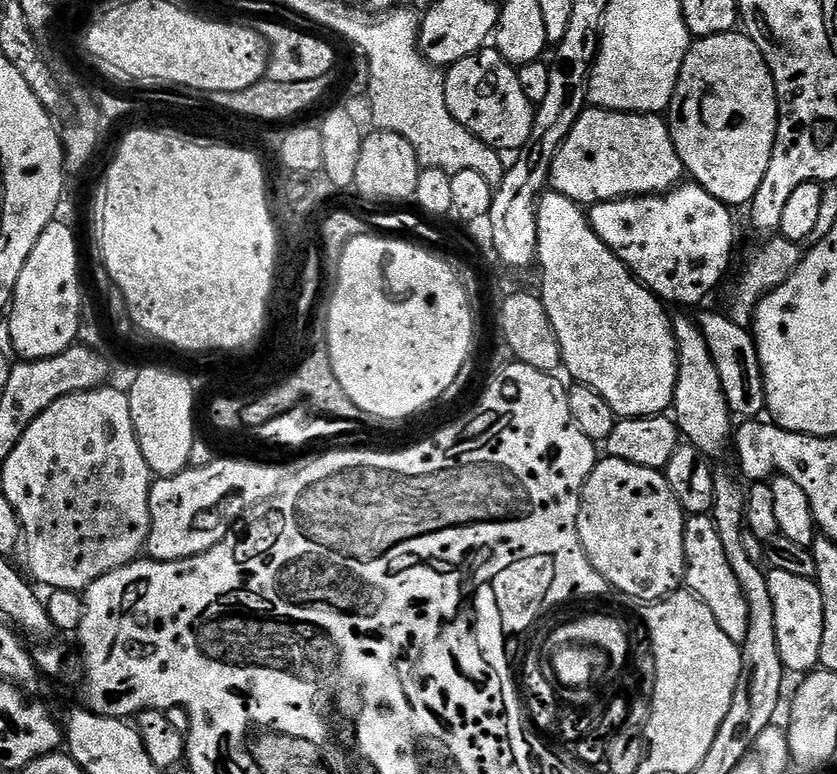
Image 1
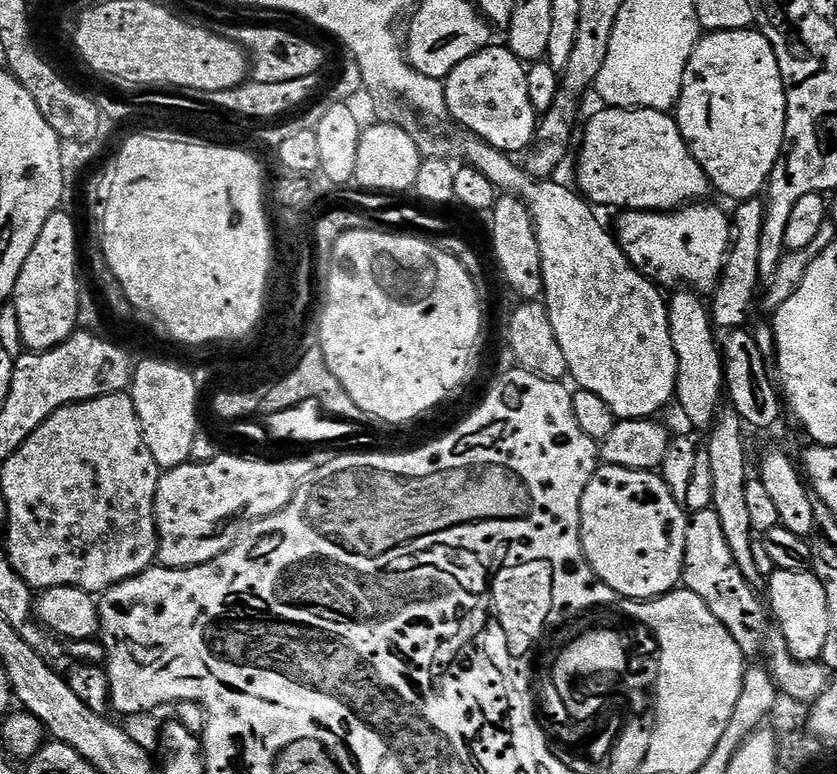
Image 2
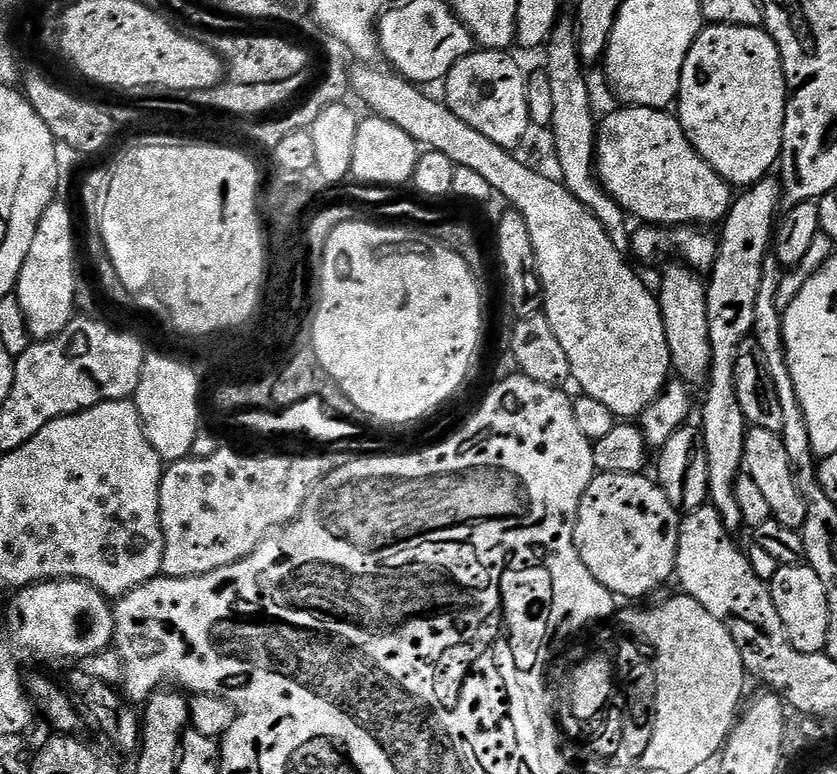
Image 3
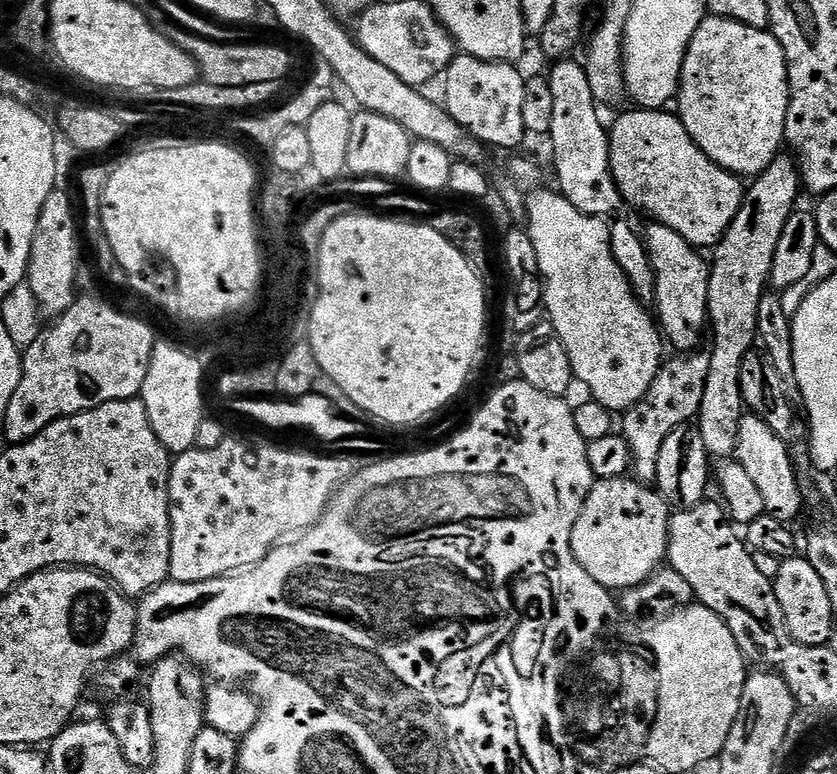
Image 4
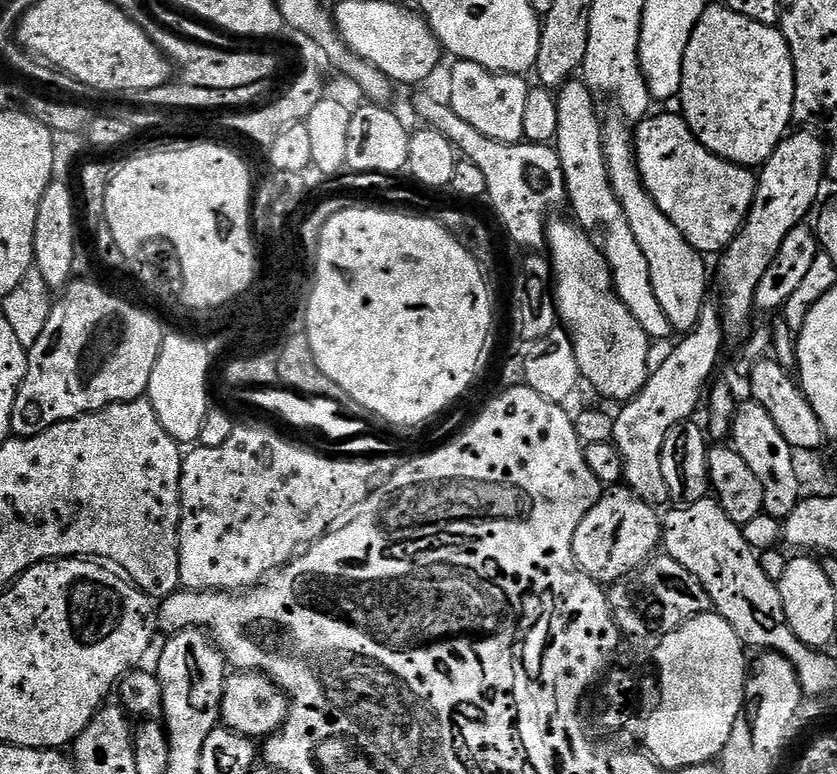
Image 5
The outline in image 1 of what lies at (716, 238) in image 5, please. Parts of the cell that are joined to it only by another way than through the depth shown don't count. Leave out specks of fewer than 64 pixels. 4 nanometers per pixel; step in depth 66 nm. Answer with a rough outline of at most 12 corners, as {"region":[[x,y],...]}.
{"region":[[589,106],[551,191],[591,206],[685,179],[660,114]]}

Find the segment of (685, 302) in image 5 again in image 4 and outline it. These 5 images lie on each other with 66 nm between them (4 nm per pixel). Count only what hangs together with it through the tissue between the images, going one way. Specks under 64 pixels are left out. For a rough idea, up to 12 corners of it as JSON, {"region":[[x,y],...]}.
{"region":[[649,223],[663,339],[705,339],[710,266],[682,234]]}

